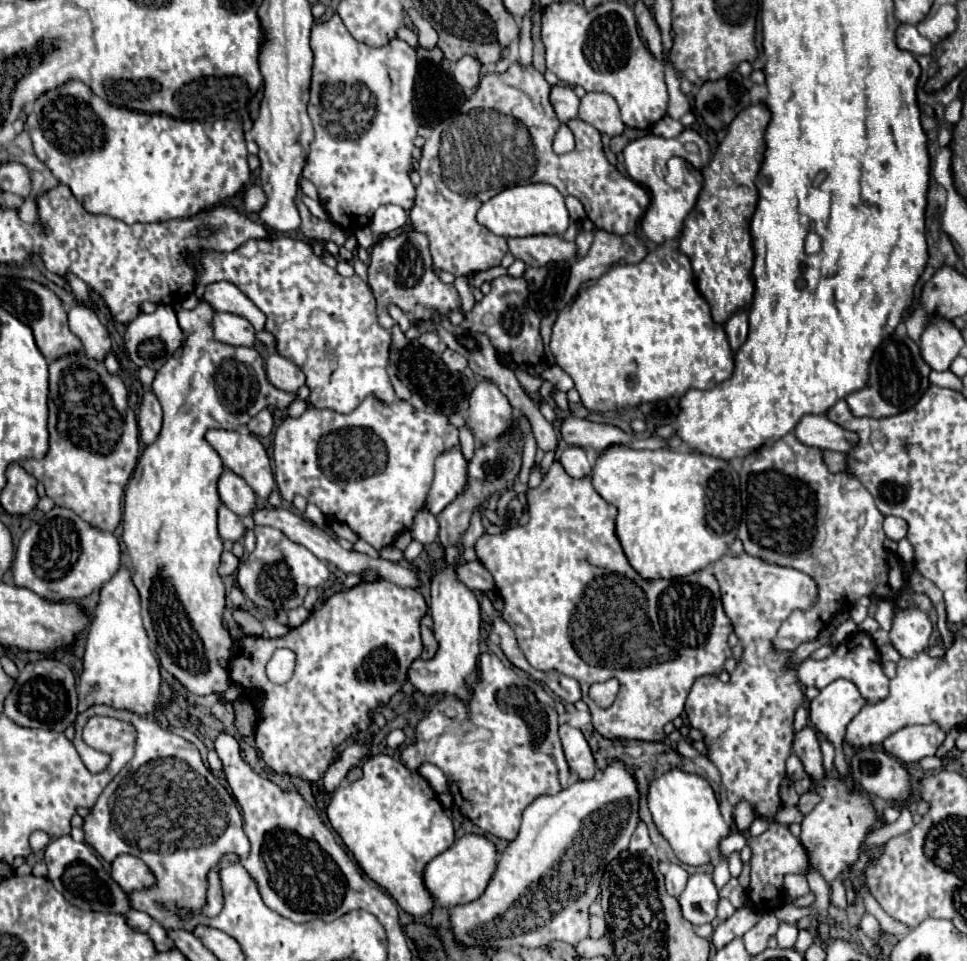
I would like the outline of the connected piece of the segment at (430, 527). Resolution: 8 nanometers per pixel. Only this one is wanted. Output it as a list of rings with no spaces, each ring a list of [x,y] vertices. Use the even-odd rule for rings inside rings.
[[[421,510],[415,516],[415,522],[411,526],[411,536],[413,540],[421,542],[423,546],[429,546],[435,538],[437,538],[437,524],[435,524],[435,516],[429,510]]]

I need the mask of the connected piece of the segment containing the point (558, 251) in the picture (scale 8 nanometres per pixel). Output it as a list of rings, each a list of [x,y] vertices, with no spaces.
[[[525,236],[507,238],[509,252],[523,260],[527,266],[545,266],[547,262],[563,262],[577,254],[573,242],[565,242],[559,236]]]

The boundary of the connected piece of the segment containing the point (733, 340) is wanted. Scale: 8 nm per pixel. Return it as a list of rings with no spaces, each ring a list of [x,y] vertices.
[[[741,310],[729,318],[729,322],[725,324],[725,334],[727,334],[731,350],[737,352],[741,348],[741,344],[747,340],[747,312],[745,310]]]

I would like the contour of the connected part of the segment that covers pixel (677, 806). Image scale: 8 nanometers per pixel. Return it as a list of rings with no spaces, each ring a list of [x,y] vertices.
[[[673,768],[651,782],[647,802],[657,830],[671,844],[675,856],[683,864],[701,866],[709,864],[711,860],[723,860],[723,854],[719,852],[719,842],[731,834],[731,826],[723,820],[715,792],[705,778]]]

